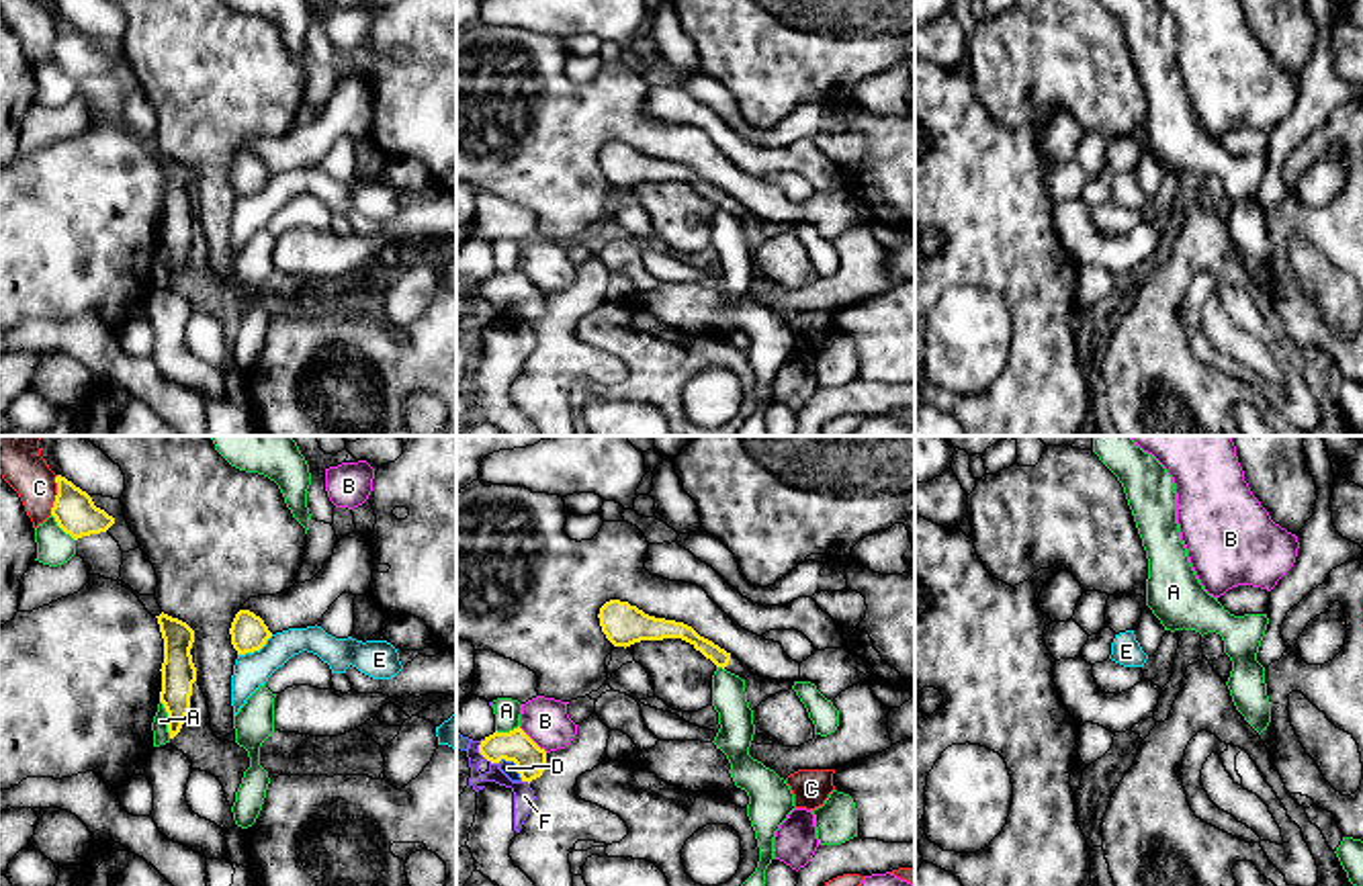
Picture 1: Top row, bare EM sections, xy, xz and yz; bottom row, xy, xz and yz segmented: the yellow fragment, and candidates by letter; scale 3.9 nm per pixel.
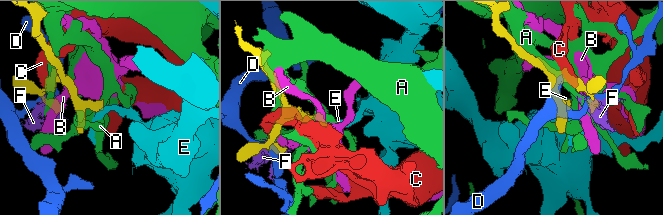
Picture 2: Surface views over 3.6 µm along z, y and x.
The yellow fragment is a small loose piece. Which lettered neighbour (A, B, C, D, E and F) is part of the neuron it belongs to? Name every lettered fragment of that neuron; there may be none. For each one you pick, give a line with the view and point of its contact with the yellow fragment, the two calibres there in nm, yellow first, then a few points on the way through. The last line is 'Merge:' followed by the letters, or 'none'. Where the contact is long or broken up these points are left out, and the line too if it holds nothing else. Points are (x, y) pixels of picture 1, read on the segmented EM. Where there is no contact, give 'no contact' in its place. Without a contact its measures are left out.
Merge: none

